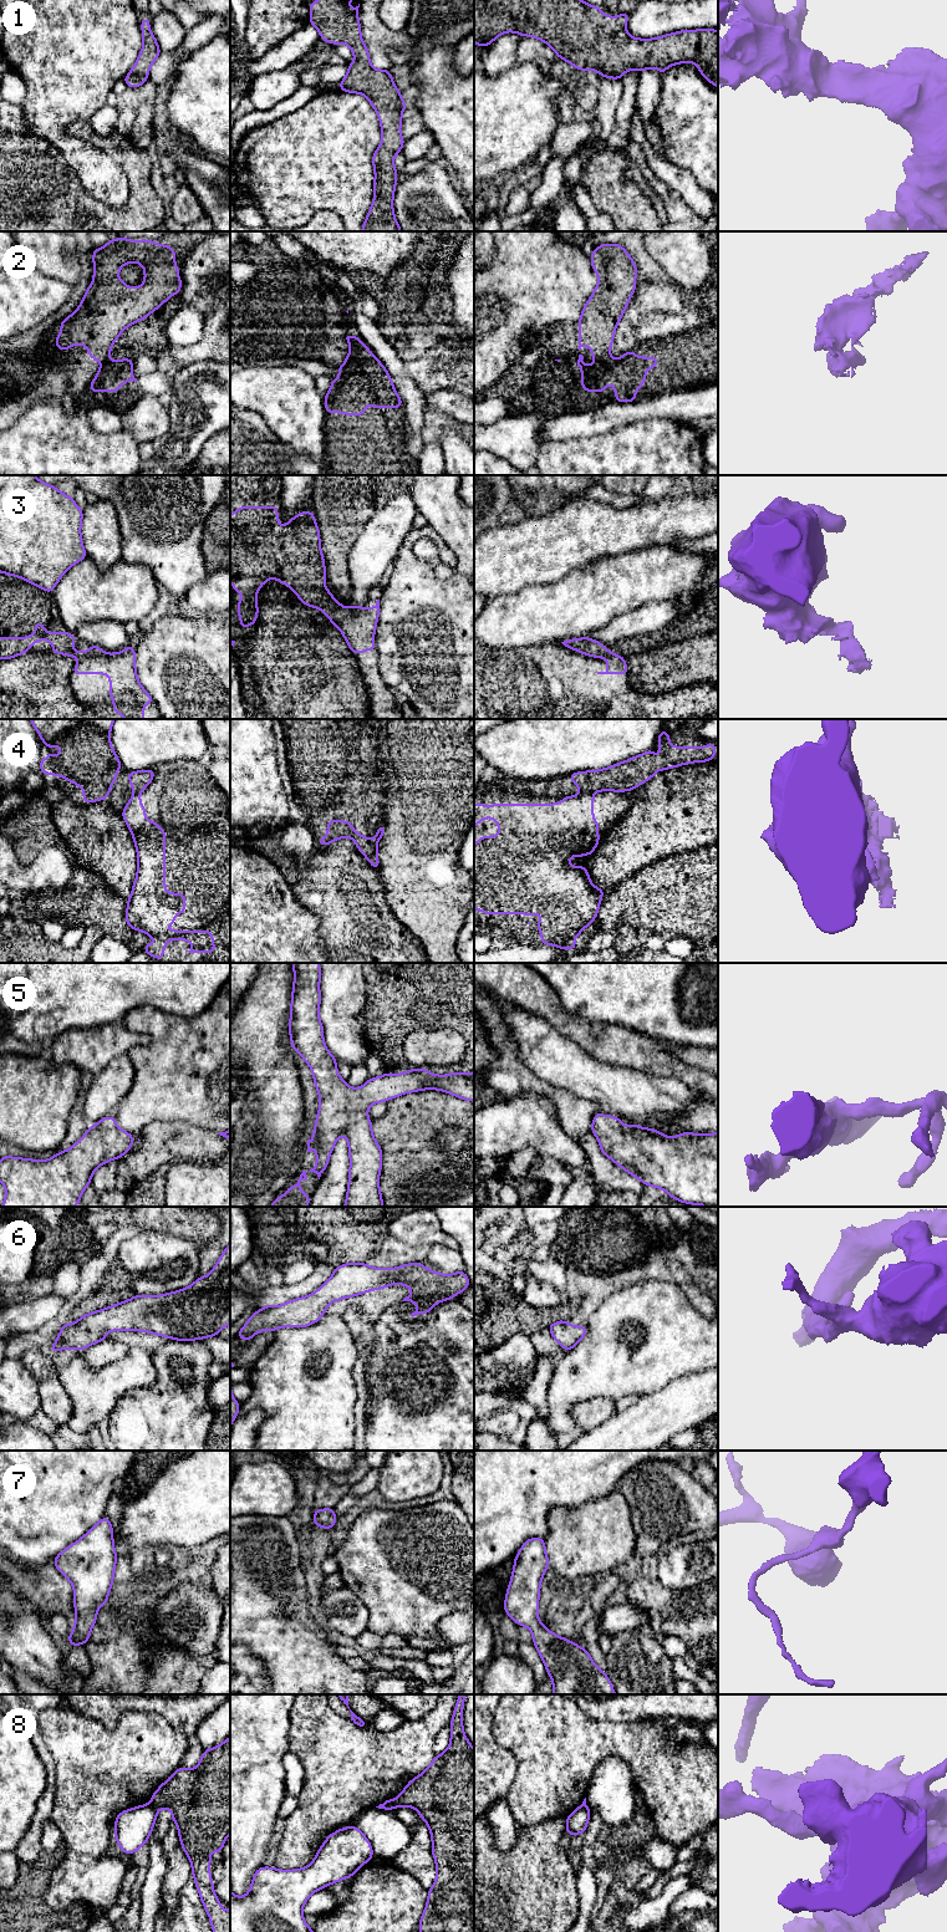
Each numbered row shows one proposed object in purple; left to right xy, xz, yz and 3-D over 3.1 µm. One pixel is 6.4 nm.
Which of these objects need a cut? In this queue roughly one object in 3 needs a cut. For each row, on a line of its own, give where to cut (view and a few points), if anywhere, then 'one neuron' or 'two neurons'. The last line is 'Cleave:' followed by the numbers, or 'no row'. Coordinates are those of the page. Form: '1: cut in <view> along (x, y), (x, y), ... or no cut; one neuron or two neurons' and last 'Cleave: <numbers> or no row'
1: no cut; one neuron
2: cut in yz along (610, 356), (599, 361); two neurons
3: cut in xy along (102, 652), (80, 659); two neurons
4: cut in yz along (592, 793), (580, 794); two neurons
5: no cut; one neuron
6: no cut; one neuron
7: no cut; one neuron
8: cut in xy along (149, 1804), (156, 1811); two neurons
Cleave: 2, 3, 4, 8

